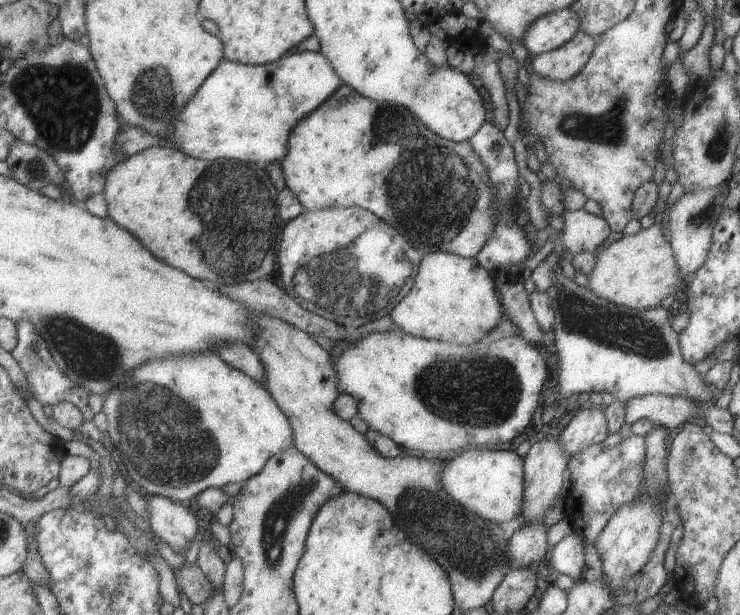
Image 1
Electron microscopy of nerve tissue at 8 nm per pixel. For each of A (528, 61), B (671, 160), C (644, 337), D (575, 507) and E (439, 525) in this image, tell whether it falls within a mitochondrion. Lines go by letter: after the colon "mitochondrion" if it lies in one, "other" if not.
A: other
B: other
C: mitochondrion
D: other
E: mitochondrion

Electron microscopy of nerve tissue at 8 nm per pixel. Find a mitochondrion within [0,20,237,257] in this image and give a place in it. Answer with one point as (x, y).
(61, 103)

